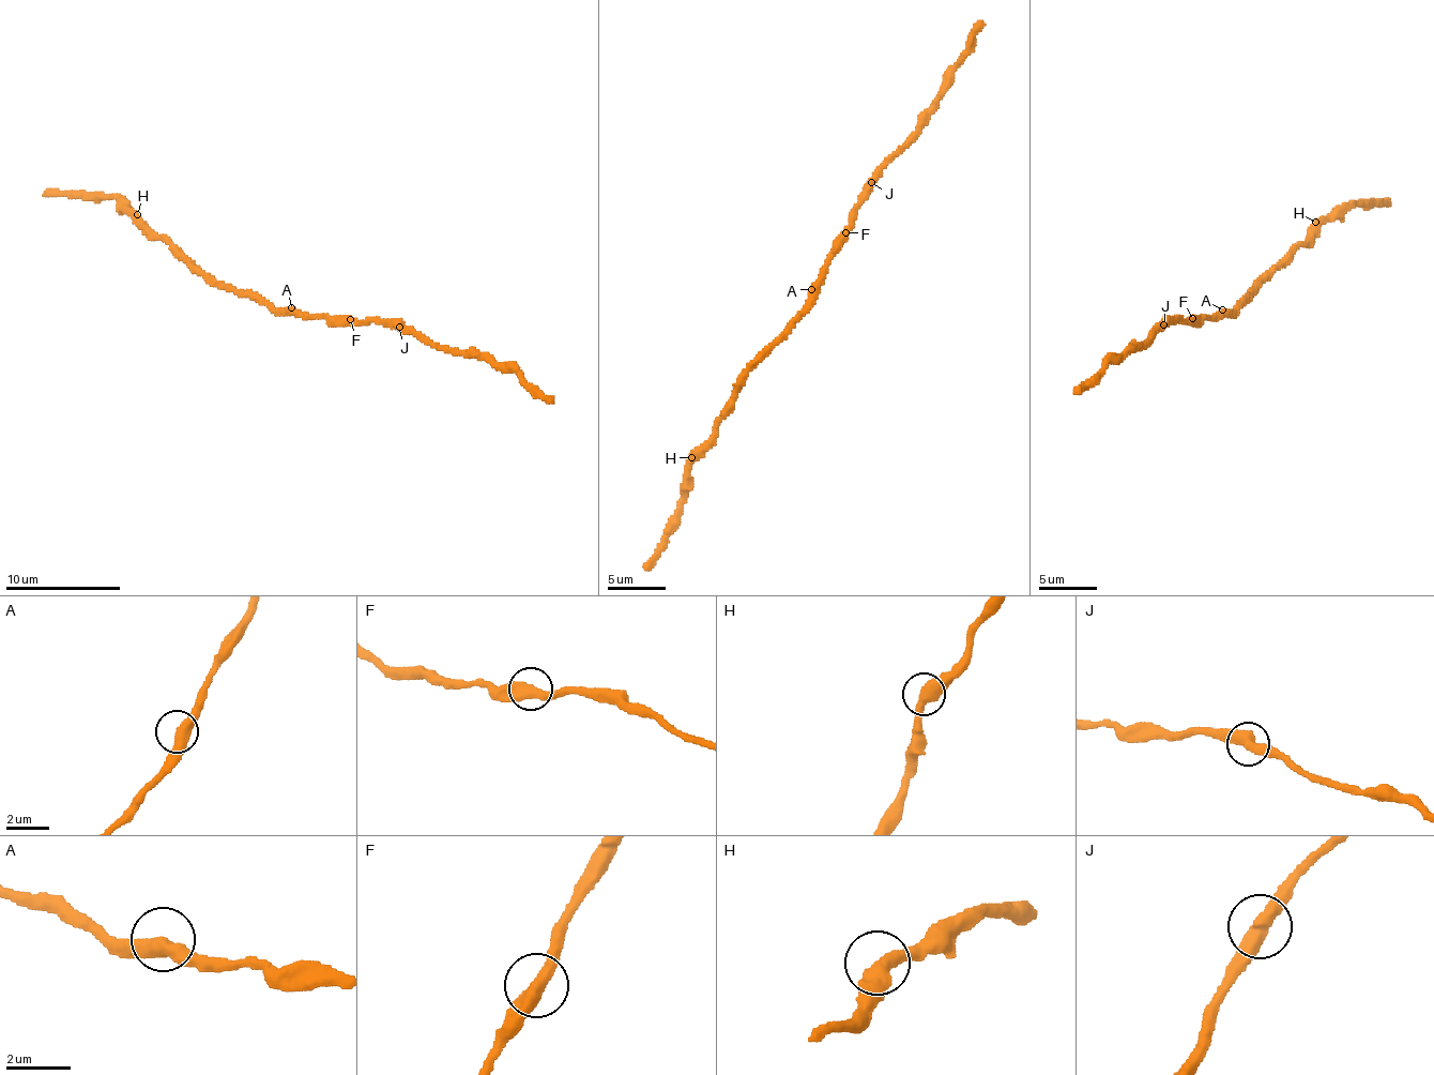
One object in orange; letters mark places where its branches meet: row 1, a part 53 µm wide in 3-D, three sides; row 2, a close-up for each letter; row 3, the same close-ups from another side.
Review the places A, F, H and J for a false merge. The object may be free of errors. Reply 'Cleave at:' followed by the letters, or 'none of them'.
Cleave at: none of them

